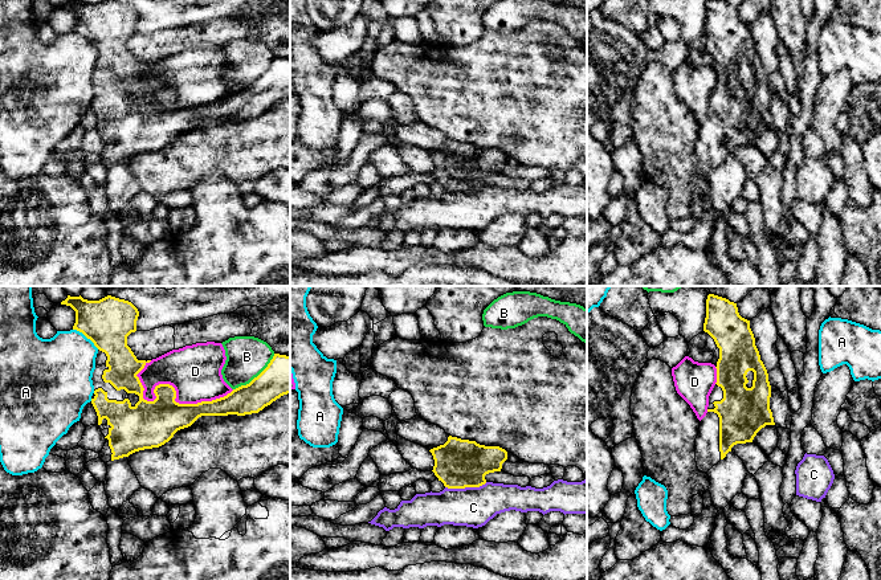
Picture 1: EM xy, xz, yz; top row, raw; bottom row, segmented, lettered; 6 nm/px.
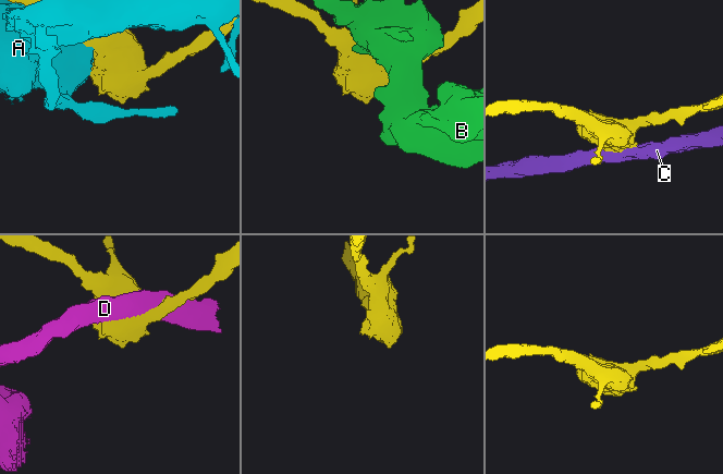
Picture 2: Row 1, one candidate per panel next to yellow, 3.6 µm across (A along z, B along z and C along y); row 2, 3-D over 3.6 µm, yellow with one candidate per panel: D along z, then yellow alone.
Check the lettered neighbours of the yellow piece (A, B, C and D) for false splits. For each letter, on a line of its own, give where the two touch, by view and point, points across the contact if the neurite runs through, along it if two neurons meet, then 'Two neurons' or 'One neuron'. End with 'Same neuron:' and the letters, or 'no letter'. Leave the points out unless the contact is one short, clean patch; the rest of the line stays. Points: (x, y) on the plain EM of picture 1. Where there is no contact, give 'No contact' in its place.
A: Touches yellow at xy (86, 40). Two neurons
B: Touches yellow at xy (257, 80). Boundary: xy (274, 57), (256, 80), (233, 93). Two neurons
C: Touches yellow at xz (465, 190). Two neurons
D: Touches yellow at xy (175, 96). Two neurons
Same neuron: no letter

